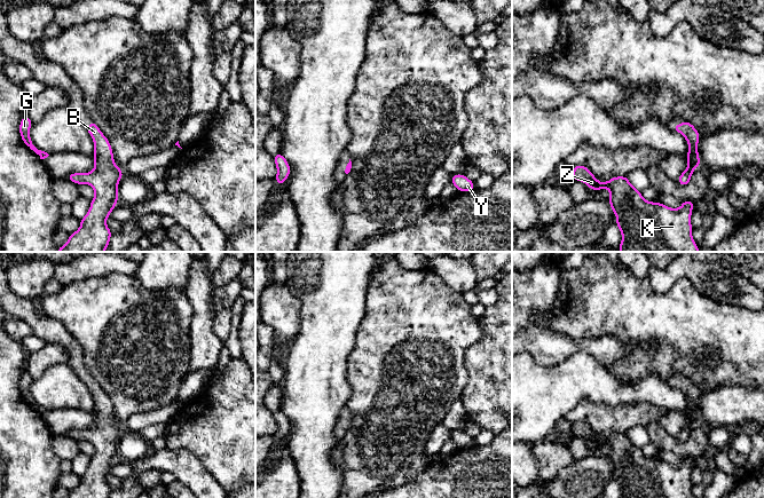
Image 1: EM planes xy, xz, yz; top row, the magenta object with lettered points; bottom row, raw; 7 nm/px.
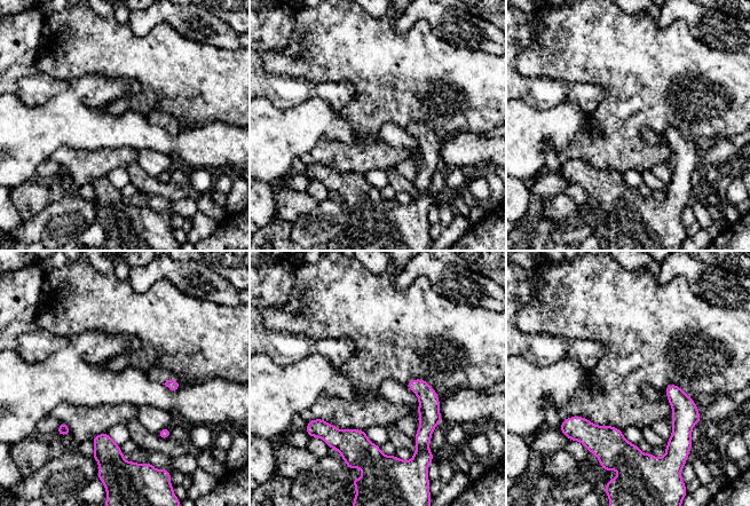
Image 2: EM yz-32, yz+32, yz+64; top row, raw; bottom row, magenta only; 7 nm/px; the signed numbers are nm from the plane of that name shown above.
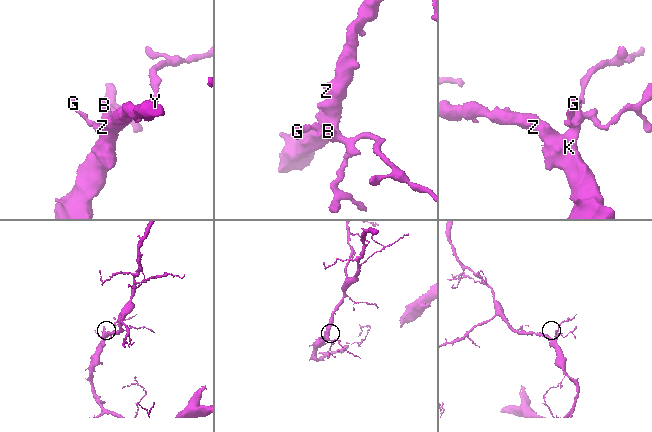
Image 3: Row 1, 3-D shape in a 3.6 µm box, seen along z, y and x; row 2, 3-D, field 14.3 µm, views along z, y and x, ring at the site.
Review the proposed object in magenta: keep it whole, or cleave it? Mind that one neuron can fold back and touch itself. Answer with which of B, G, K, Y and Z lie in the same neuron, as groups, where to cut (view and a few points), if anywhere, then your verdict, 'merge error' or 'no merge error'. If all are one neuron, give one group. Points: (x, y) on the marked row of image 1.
groups B G K Y Z; cut none; no merge error

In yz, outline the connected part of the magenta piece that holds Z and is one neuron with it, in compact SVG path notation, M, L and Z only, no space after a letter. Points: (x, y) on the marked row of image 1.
M583 165L574 166L570 180L581 181L591 190L609 190L608 203L622 235L620 252L700 252L692 237L694 201L683 200L679 208L647 201L628 176L599 182Z

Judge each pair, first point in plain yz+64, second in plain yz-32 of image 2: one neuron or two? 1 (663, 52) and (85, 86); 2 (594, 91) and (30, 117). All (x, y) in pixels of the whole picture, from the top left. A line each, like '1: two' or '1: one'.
1: two
2: two

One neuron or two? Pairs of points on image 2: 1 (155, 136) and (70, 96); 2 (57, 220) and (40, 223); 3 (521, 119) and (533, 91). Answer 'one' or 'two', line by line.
1: one
2: one
3: two

